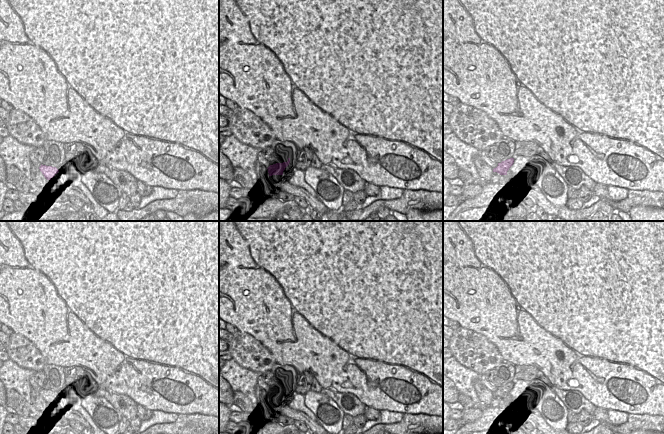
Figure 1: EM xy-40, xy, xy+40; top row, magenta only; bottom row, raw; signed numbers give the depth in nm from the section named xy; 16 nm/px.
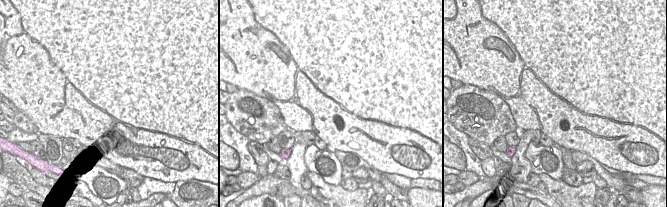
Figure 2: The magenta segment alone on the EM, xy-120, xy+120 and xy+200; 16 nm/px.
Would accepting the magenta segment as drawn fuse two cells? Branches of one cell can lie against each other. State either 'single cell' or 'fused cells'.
fused cells

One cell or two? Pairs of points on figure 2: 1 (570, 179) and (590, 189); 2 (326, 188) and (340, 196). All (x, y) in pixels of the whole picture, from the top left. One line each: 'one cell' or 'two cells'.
1: two cells
2: one cell

